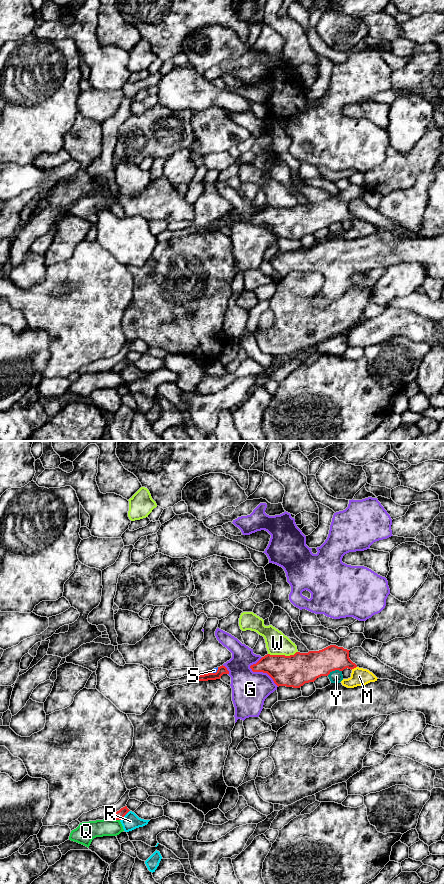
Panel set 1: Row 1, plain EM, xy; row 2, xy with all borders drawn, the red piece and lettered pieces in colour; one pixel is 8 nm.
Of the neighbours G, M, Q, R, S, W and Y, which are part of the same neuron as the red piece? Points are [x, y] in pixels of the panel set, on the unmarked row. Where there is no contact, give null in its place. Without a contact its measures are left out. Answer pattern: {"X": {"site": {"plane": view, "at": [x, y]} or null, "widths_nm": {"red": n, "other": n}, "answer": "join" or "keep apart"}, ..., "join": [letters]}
{"G": {"site": {"plane": "xy", "at": [264, 224]}, "widths_nm": {"red": 260, "other": 280}, "answer": "keep apart"}, "M": {"site": {"plane": "xy", "at": [353, 220]}, "widths_nm": {"red": 200, "other": 140}, "answer": "keep apart"}, "Q": {"site": {"plane": "xy", "at": [115, 371]}, "widths_nm": {"red": 70, "other": 160}, "answer": "keep apart"}, "R": {"site": {"plane": "xy", "at": [125, 366]}, "widths_nm": {"red": 70, "other": 140}, "answer": "keep apart"}, "S": {"site": {"plane": "xy", "at": [216, 224]}, "widths_nm": {"red": 70, "other": 40}, "answer": "keep apart"}, "W": {"site": {"plane": "xy", "at": [282, 207]}, "widths_nm": {"red": 260, "other": 180}, "answer": "keep apart"}, "Y": {"site": {"plane": "xy", "at": [334, 222]}, "widths_nm": {"red": 240, "other": 100}, "answer": "keep apart"}, "join": []}

